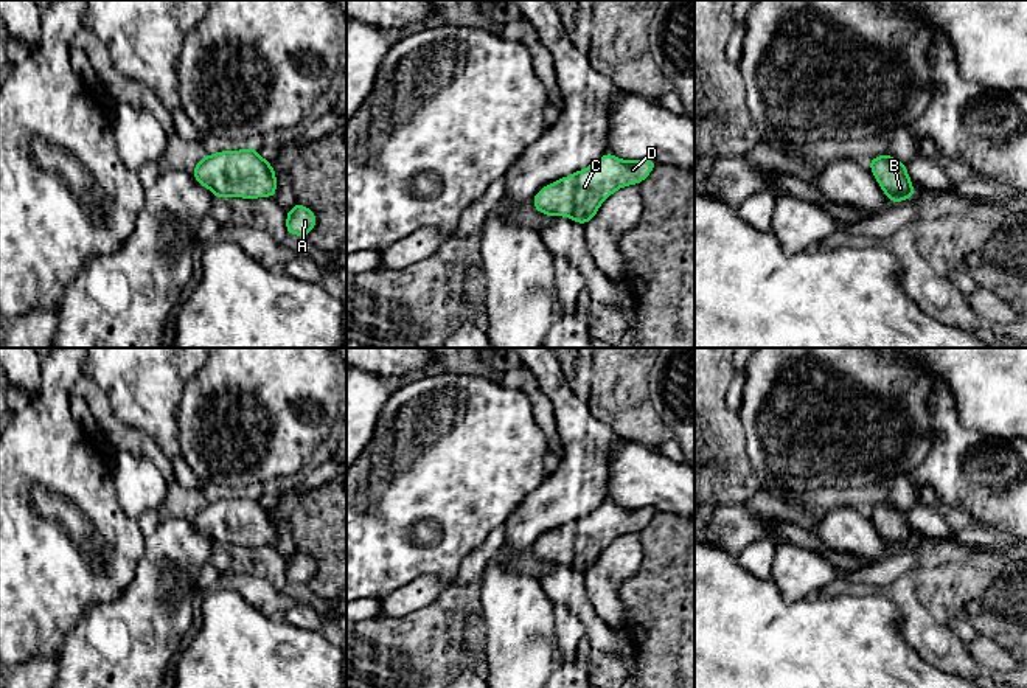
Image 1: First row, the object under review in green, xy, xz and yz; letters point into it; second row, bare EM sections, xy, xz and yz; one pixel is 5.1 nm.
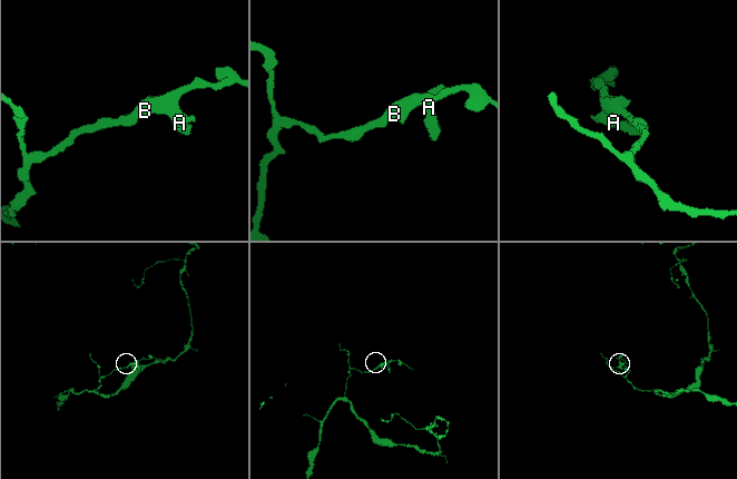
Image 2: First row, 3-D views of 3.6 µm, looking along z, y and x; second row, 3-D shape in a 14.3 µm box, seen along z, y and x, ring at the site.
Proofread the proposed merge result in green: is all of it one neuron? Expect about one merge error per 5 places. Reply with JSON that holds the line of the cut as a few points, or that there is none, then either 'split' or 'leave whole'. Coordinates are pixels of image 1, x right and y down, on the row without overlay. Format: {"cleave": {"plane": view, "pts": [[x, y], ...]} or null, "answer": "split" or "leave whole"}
{"cleave": null, "answer": "leave whole"}

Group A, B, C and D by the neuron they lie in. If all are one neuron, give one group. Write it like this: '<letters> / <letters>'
A B C D

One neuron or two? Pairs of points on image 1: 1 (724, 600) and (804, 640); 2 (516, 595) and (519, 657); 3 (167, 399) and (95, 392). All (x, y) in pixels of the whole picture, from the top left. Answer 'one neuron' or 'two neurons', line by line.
1: one neuron
2: one neuron
3: two neurons

